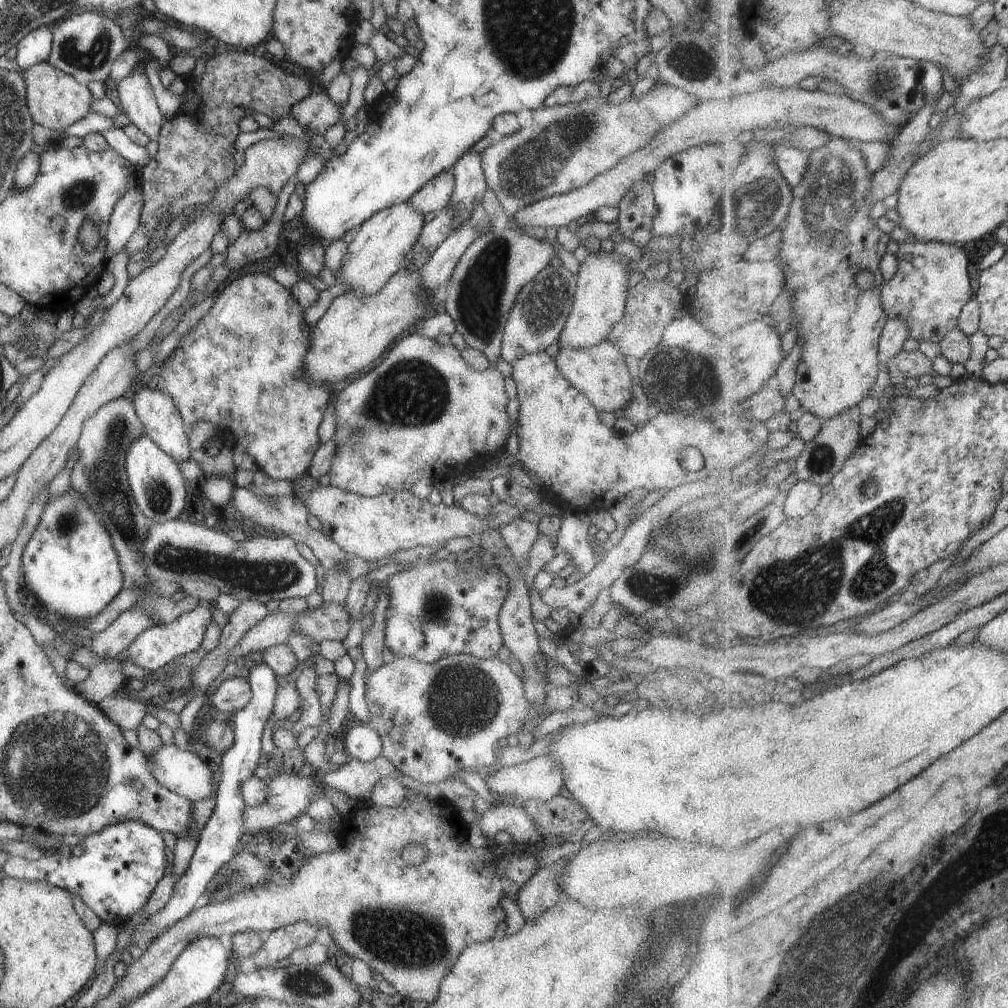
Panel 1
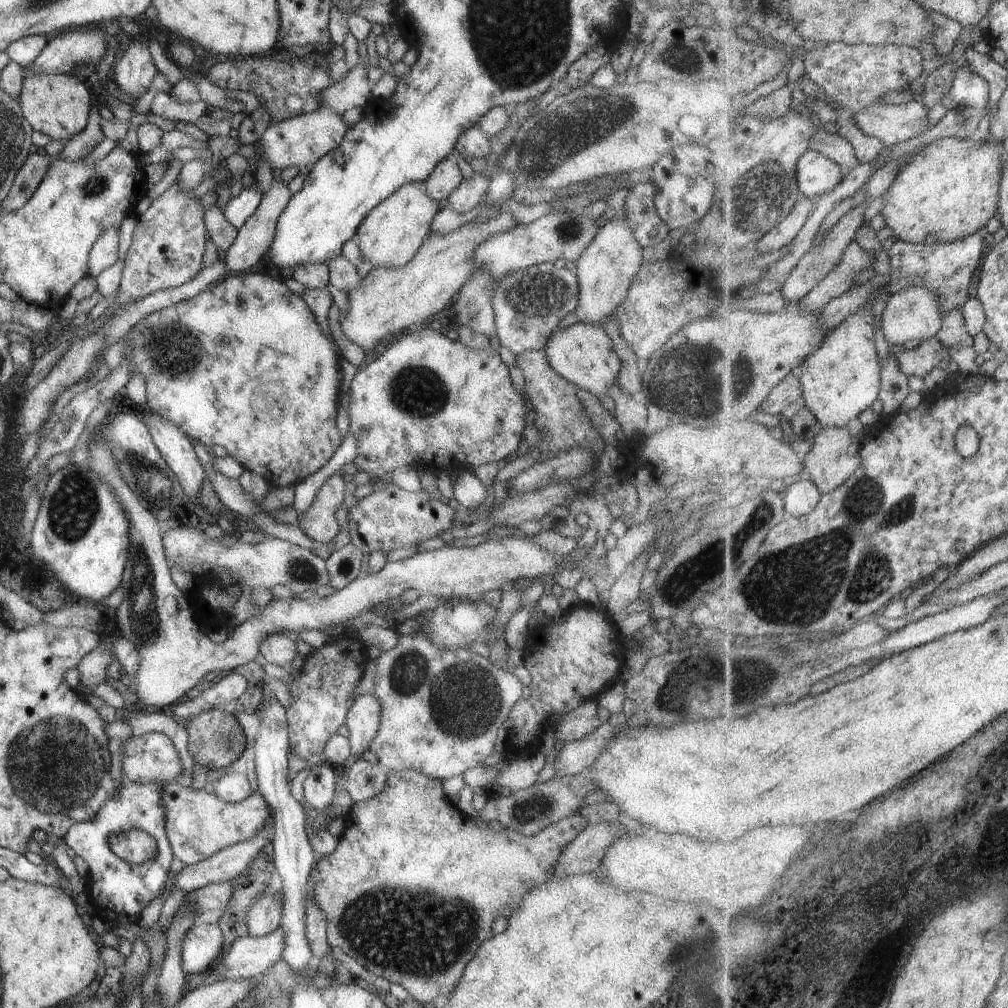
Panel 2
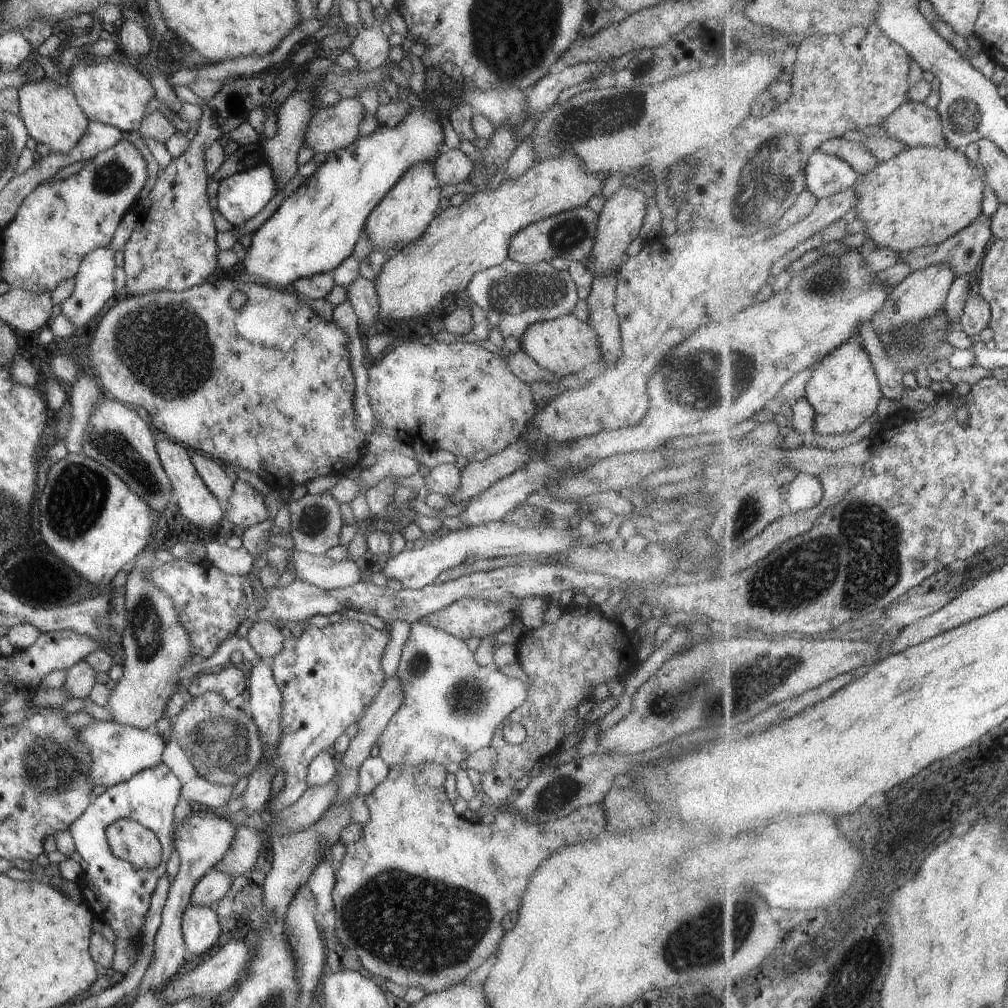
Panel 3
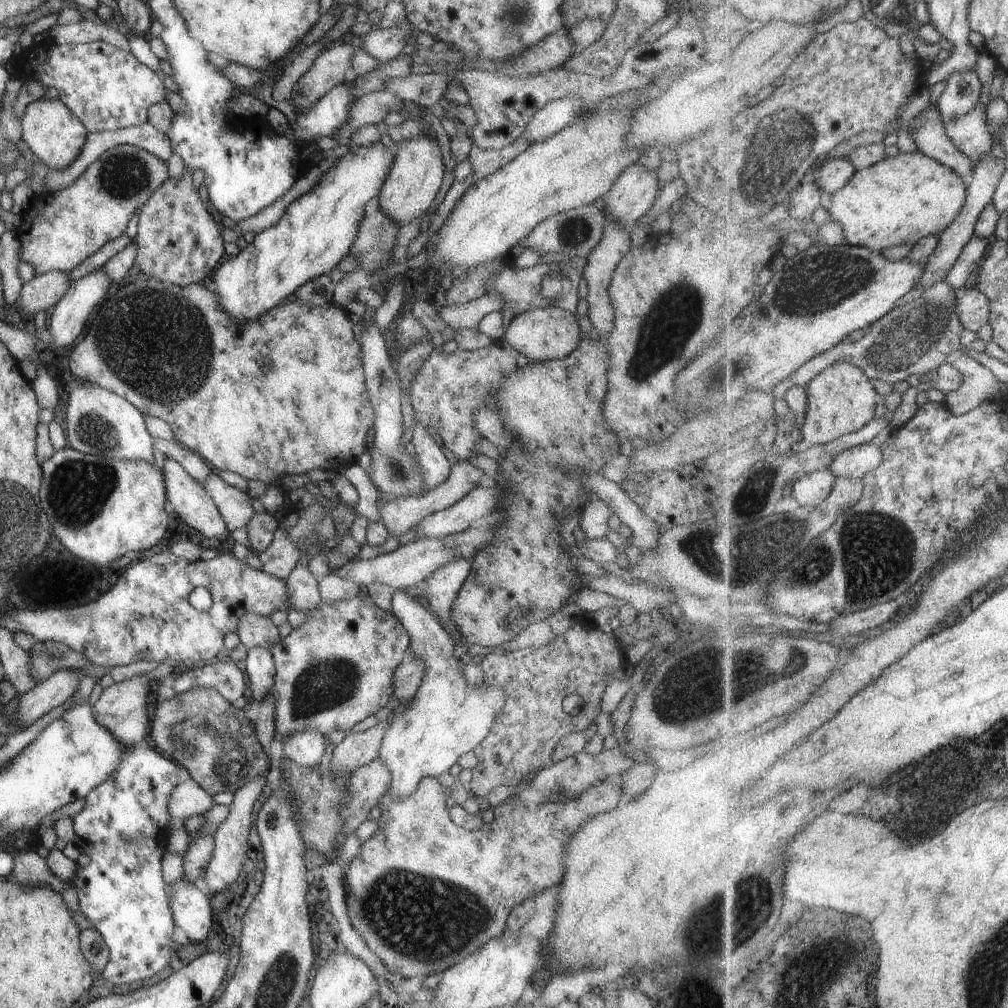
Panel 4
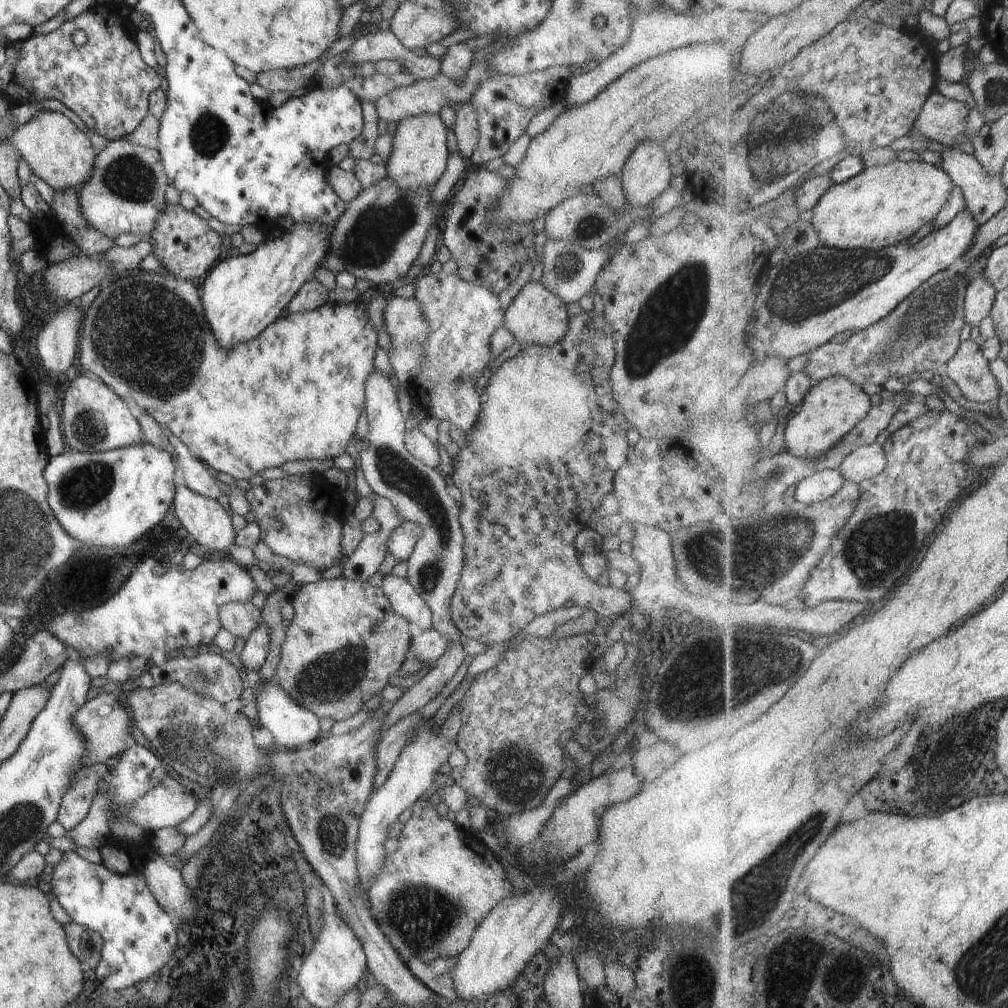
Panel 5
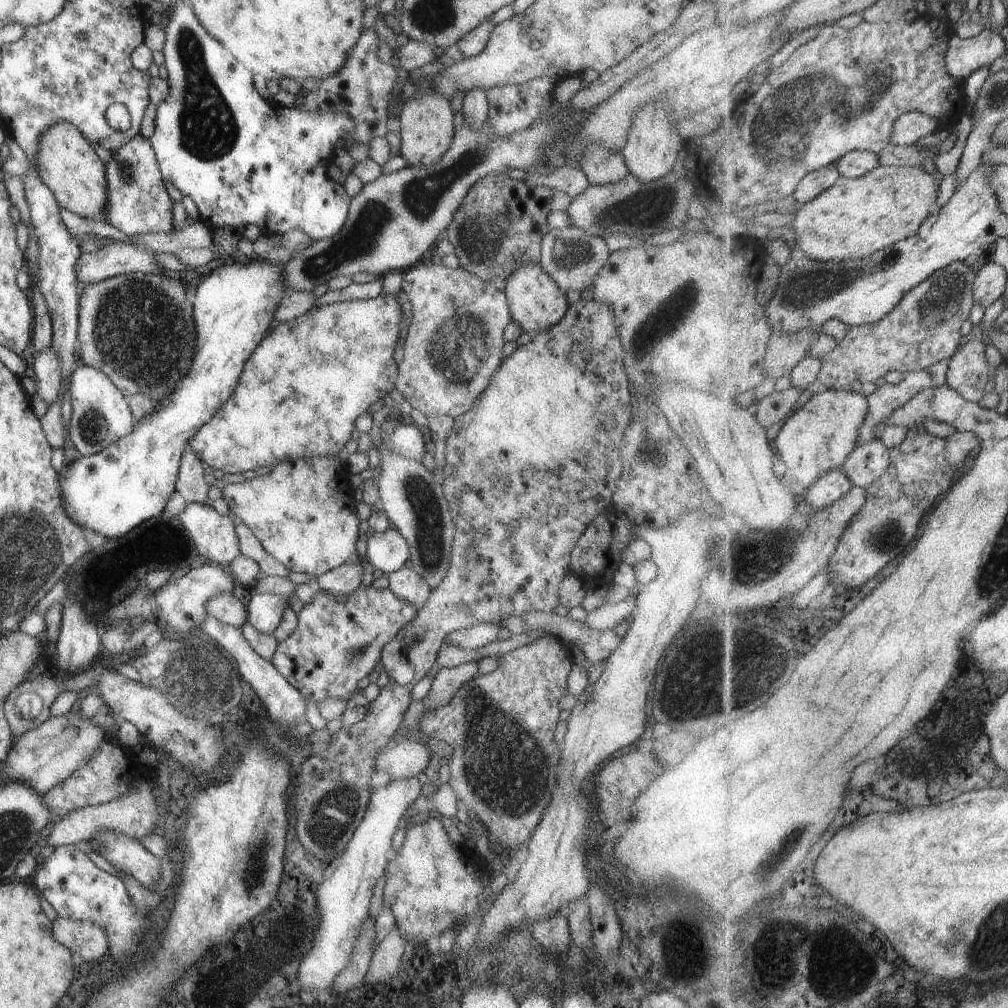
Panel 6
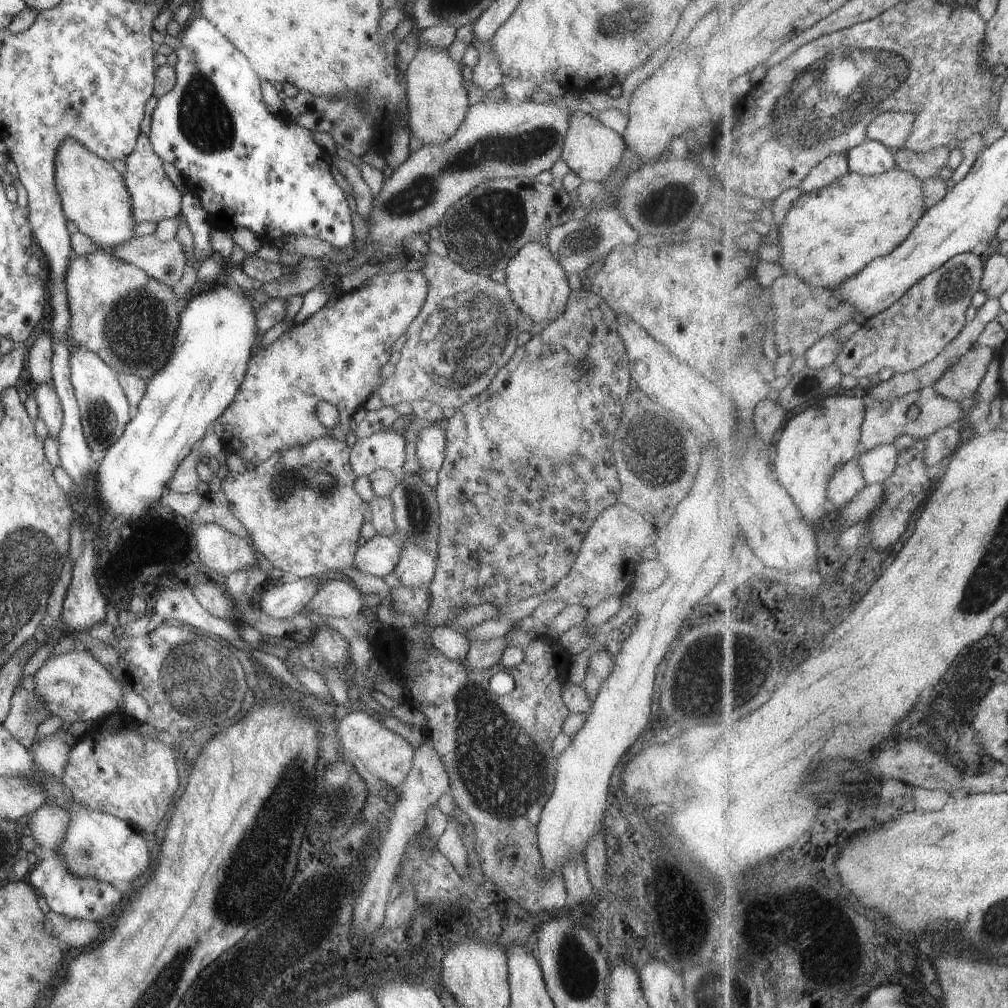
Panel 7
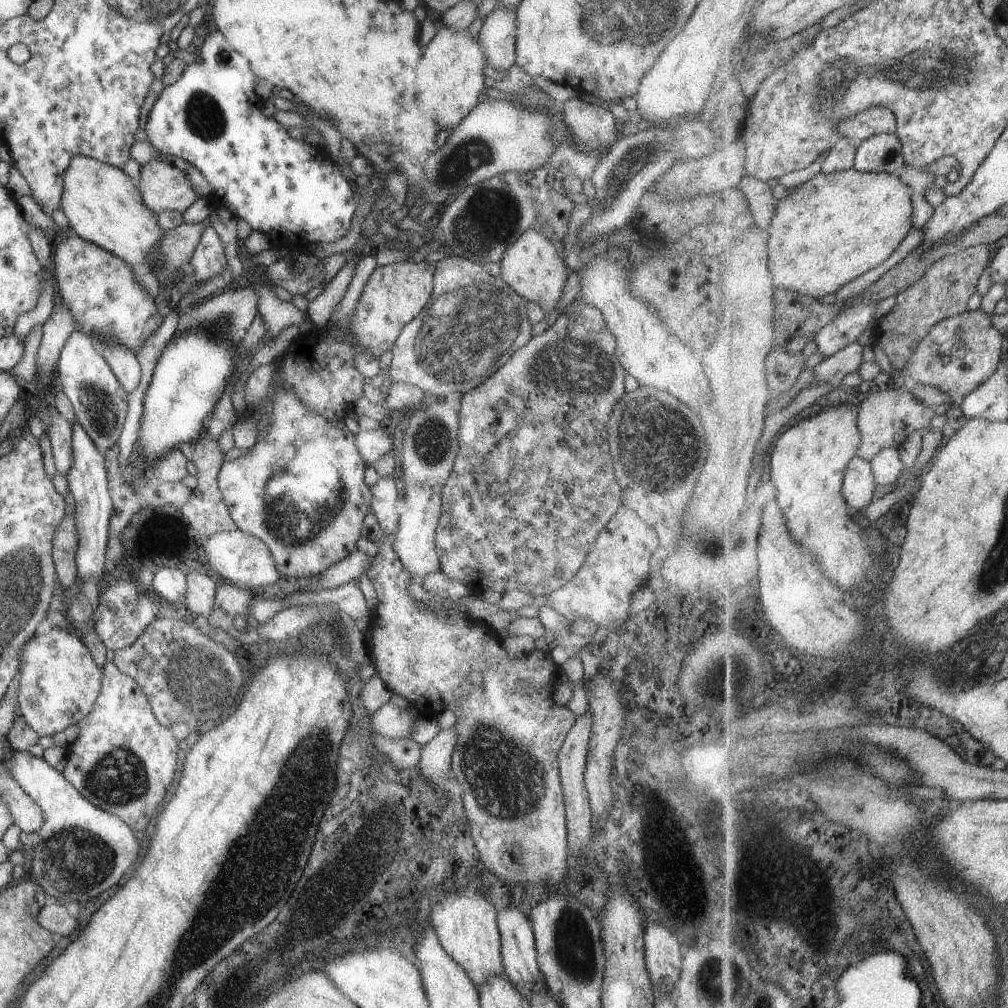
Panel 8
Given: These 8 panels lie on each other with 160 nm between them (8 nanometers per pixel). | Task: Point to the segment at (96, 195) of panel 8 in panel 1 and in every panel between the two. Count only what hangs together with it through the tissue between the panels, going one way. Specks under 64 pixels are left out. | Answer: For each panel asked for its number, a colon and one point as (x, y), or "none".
1: (54, 99)
2: (57, 105)
3: (49, 111)
4: (53, 134)
5: (56, 151)
6: (66, 163)
7: (92, 194)

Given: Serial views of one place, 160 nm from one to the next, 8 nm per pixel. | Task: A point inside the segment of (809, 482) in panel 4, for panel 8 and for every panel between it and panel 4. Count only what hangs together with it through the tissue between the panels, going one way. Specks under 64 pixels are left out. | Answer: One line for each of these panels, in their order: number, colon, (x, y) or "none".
5: (824, 484)
6: (830, 487)
7: (849, 481)
8: (860, 486)

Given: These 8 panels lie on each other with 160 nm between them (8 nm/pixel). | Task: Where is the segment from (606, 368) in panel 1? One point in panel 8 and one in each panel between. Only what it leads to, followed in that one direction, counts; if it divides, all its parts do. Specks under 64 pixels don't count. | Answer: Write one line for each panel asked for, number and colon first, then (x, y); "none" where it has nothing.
2: (585, 356)
3: (565, 345)
4: (548, 333)
5: (535, 316)
6: (535, 302)
7: (537, 285)
8: (532, 266)

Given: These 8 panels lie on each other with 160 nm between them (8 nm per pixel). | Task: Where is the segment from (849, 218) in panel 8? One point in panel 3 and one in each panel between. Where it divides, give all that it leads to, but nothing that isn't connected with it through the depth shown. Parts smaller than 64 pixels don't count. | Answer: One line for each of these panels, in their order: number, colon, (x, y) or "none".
3: (925, 195)
4: (901, 200)
5: (885, 206)
6: (857, 217)
7: (829, 235)

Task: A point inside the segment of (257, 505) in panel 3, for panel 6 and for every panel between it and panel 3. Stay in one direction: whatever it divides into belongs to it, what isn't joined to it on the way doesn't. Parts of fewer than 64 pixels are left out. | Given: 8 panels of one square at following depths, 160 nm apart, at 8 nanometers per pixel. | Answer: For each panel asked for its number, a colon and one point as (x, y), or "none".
4: (233, 505)
5: (196, 477)
6: (189, 484)

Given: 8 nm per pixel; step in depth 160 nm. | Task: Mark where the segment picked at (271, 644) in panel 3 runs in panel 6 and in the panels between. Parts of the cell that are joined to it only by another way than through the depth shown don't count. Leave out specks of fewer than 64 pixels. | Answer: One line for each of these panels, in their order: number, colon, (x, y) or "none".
4: (253, 631)
5: (239, 619)
6: (225, 607)

